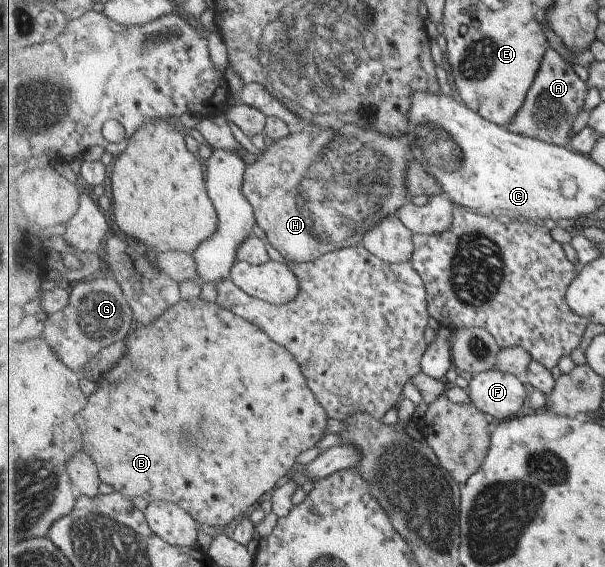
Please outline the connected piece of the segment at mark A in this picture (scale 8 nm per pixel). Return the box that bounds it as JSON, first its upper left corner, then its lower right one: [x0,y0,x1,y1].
[506,49,589,147]

